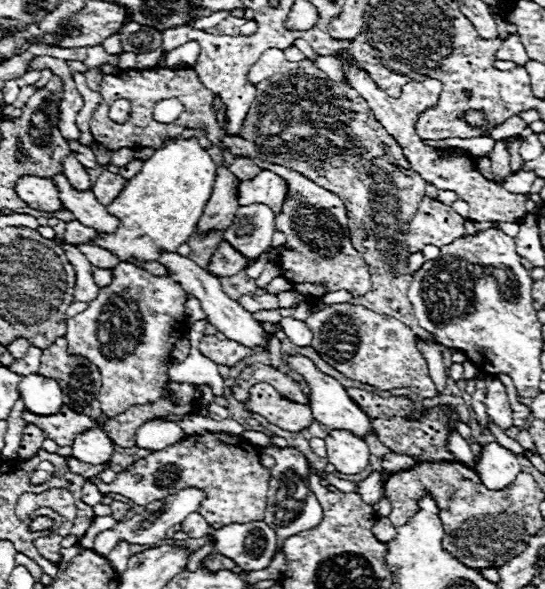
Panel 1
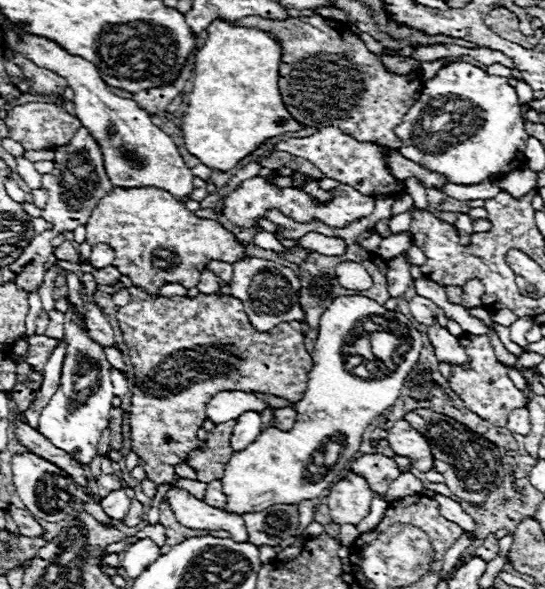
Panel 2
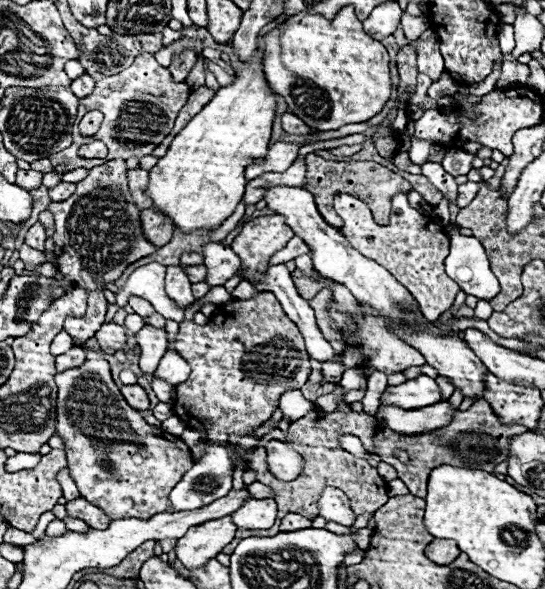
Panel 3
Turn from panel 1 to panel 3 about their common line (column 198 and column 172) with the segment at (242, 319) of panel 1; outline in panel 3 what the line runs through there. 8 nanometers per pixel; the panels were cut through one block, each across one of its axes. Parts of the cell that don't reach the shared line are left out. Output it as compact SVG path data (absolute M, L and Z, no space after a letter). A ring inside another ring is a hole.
M182 266L166 268L166 294L178 304L178 308L188 308L194 304L194 296L190 290L192 282L184 274Z

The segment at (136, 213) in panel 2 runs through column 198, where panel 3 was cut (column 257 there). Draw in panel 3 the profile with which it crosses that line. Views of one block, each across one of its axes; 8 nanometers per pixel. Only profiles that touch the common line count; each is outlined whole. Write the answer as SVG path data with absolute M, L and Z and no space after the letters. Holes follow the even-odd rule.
M272 214L272 216L260 216L260 218L254 218L250 222L246 222L242 226L242 232L234 238L232 242L232 250L234 254L242 260L242 268L244 268L244 274L246 276L262 276L266 270L268 270L268 260L274 252L282 250L288 240L294 236L294 232L286 226L286 220L284 216L280 214Z

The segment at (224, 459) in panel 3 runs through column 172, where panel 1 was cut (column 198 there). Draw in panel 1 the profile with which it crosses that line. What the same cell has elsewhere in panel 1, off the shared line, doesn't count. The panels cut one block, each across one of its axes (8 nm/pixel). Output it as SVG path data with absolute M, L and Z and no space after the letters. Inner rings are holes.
M184 488L184 490L180 490L180 492L176 492L176 494L168 496L168 498L156 500L156 502L152 502L152 504L146 506L146 512L134 516L134 518L128 520L128 522L118 522L114 530L104 530L104 532L100 532L100 534L96 536L96 540L94 540L92 550L98 552L98 554L102 554L102 556L108 556L110 550L118 544L118 540L126 540L126 542L130 542L130 544L156 544L158 540L166 538L166 530L168 530L170 526L180 524L190 512L196 512L196 510L200 508L200 504L202 504L204 498L206 498L206 492L204 492L204 490Z

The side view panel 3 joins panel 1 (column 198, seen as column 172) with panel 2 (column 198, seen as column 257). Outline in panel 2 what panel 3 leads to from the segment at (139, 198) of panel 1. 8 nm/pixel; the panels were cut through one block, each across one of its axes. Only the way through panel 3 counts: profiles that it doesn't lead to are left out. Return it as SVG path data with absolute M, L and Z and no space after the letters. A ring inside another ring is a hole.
M214 20L208 26L208 38L204 40L196 56L194 88L188 98L188 108L182 114L180 130L184 134L184 144L188 152L194 154L210 170L228 172L236 168L238 162L242 162L254 150L258 150L264 142L272 140L274 136L282 136L286 132L298 132L304 128L300 122L296 122L290 116L286 104L282 102L278 90L280 56L282 56L282 48L268 32L256 28L232 26L230 22L224 20Z

